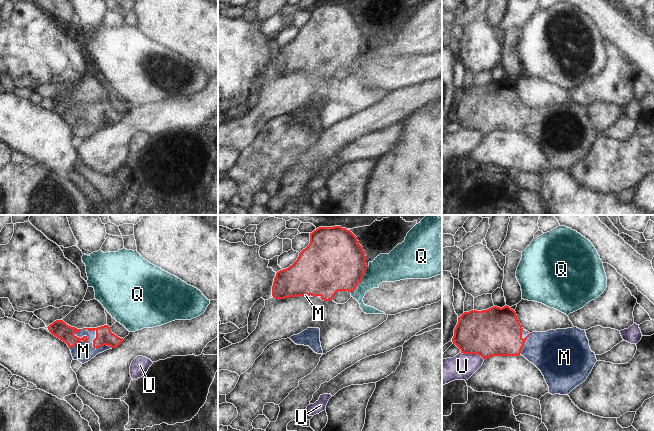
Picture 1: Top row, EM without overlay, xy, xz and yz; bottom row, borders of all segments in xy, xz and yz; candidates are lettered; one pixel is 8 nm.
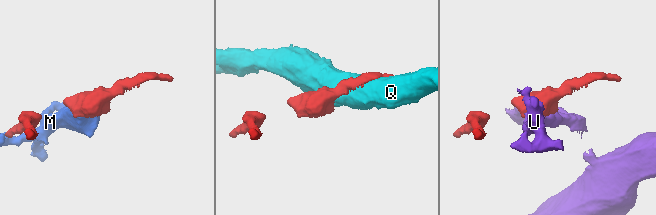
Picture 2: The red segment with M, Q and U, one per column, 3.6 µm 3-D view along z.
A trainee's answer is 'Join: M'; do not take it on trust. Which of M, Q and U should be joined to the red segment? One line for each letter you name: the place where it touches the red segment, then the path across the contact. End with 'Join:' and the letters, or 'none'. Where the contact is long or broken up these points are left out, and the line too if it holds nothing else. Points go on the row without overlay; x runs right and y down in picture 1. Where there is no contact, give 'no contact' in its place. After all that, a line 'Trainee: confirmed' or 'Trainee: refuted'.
M: contact xy (93, 118); way xy (104, 112), (93, 118), (83, 127)
Join: M
Trainee: confirmed

